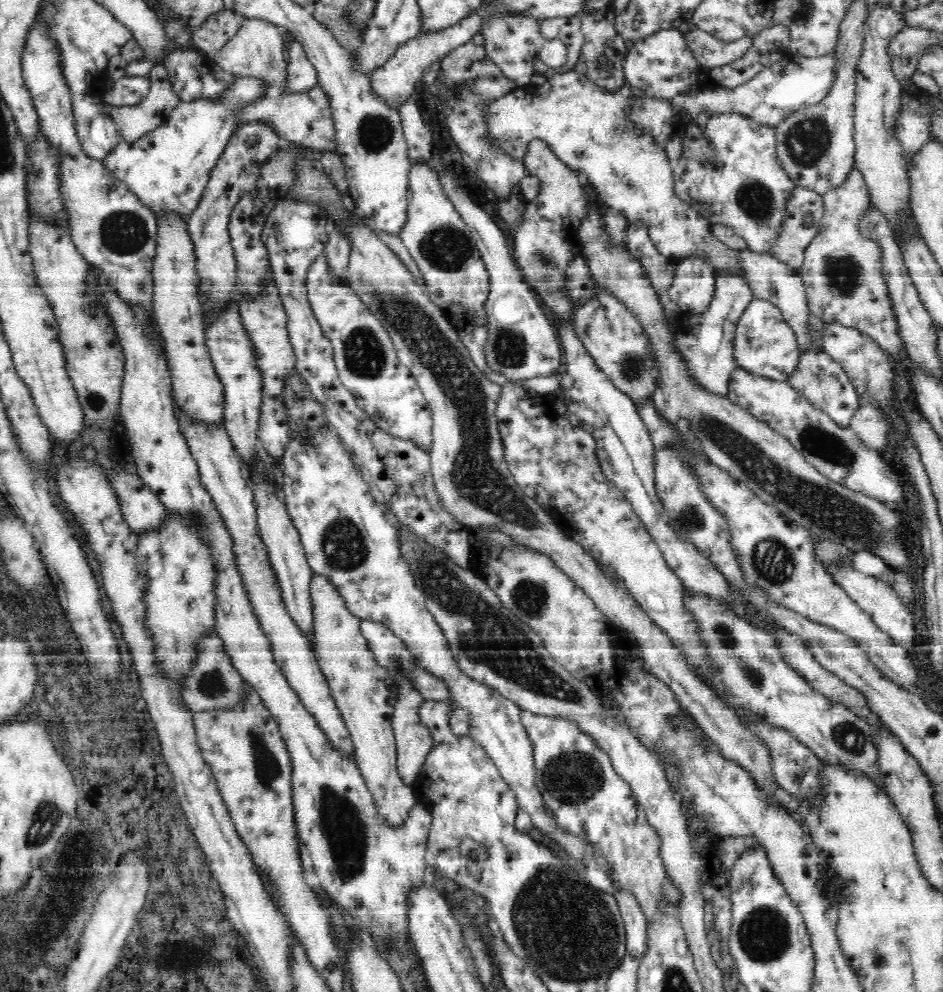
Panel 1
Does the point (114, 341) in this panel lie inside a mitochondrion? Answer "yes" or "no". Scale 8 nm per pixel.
no

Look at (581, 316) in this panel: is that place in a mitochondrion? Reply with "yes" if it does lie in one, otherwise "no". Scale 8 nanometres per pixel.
no

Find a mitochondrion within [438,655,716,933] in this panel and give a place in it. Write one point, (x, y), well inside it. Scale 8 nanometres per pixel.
(572, 778)

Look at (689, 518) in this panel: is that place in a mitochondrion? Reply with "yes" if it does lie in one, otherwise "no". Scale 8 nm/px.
yes

